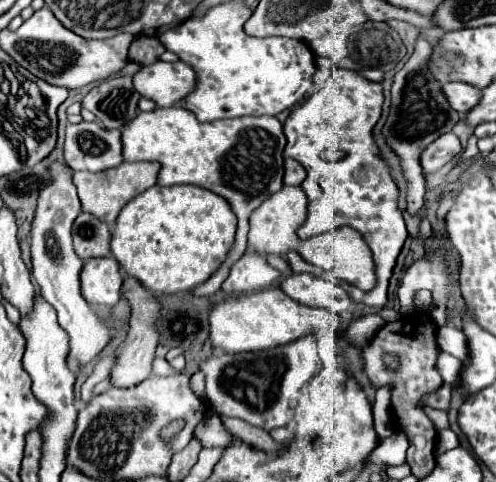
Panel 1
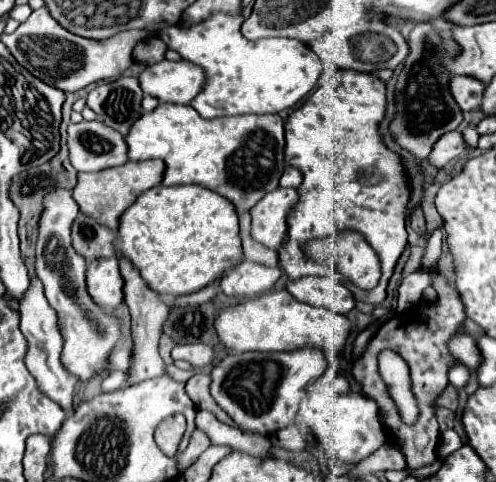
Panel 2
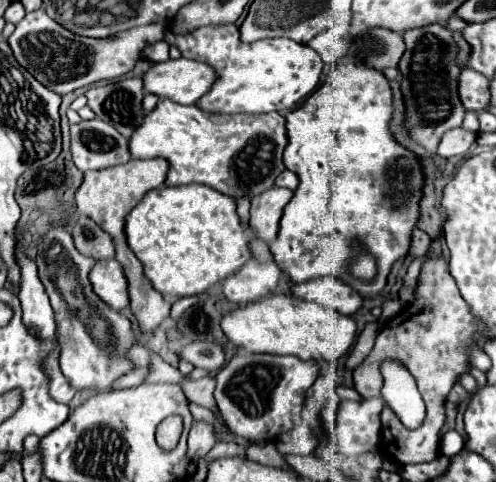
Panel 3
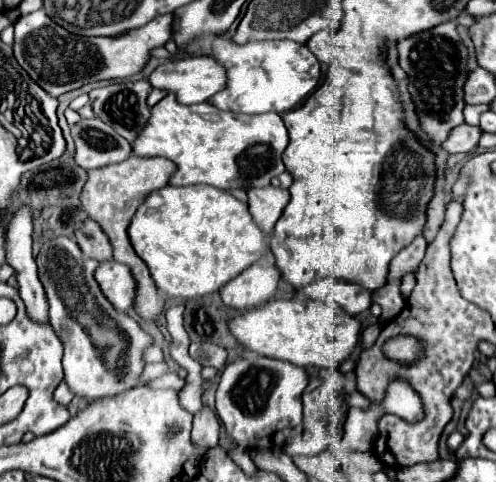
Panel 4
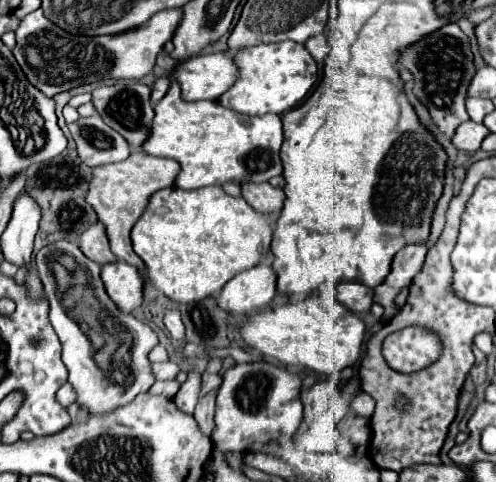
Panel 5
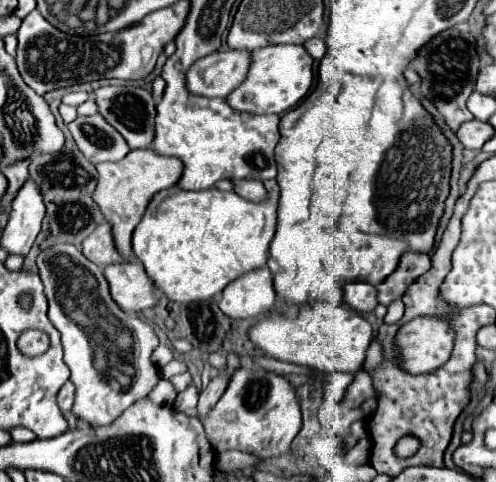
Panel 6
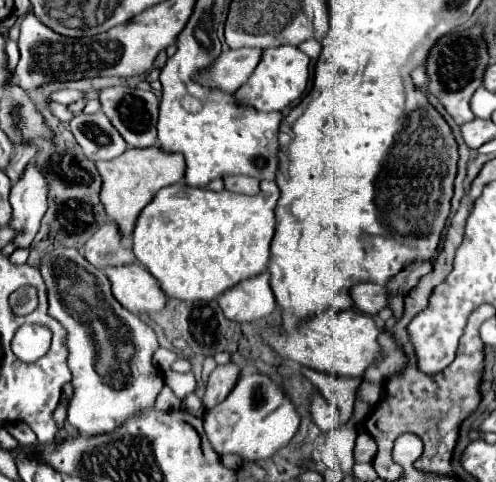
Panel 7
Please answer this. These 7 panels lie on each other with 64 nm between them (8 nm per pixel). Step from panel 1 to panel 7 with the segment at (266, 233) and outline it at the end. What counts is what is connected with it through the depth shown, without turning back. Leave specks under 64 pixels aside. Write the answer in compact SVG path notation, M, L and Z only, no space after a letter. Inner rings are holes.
M226 176L224 178L224 188L236 194L256 194L260 192L260 182L252 176Z

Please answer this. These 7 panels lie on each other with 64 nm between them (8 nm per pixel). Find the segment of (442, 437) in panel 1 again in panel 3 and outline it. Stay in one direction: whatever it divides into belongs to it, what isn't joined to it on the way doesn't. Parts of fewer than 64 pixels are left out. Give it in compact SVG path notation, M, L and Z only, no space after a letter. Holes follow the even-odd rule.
M450 430L450 432L444 434L444 438L442 438L442 454L444 454L444 456L452 458L452 456L458 454L462 448L464 448L464 440L462 440L462 436L460 436L456 430Z

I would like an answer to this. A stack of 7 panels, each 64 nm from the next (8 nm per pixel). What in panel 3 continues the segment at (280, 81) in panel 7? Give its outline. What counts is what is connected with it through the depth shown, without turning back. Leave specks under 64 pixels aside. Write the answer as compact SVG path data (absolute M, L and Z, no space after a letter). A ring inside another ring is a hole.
M234 24L220 28L198 28L188 36L172 36L172 32L168 30L166 42L176 44L184 58L204 60L206 64L212 64L216 72L220 72L216 88L212 88L212 92L208 92L208 96L198 102L202 110L220 114L264 114L274 110L292 110L318 86L322 72L322 58L310 46L298 44L288 38L244 44L236 34Z

